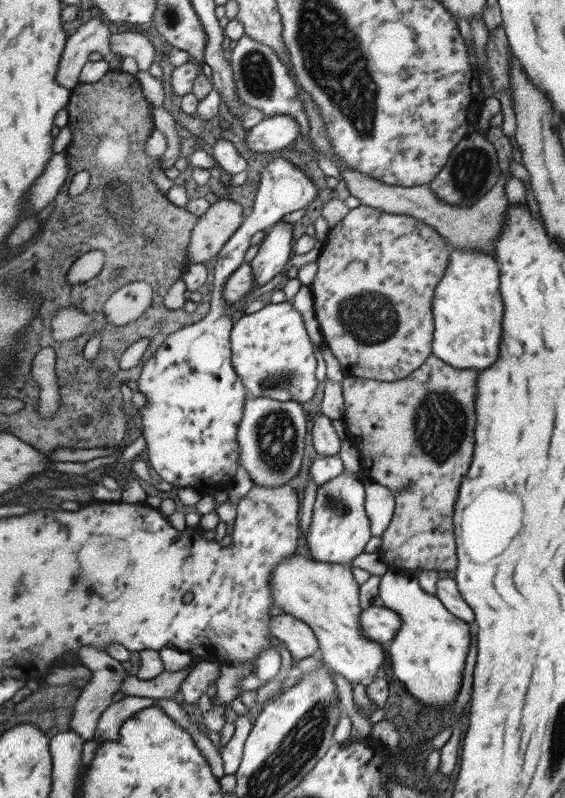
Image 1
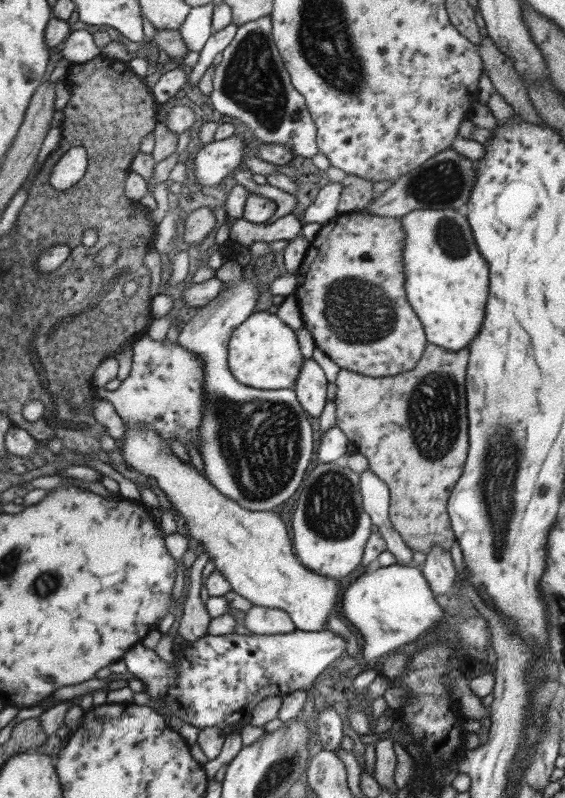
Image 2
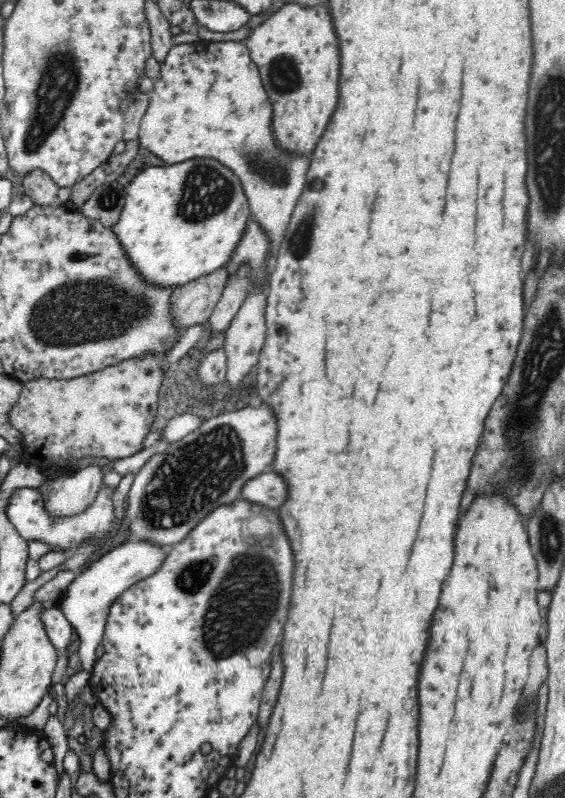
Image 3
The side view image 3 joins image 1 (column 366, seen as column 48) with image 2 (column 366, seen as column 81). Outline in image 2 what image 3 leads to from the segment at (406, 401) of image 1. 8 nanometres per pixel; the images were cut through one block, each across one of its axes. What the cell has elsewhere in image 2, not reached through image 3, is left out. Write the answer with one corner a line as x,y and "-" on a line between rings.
426,342
425,348
421,353
420,359
416,362
412,370
397,374
391,377
369,377
348,372
346,369
340,369
335,378
335,395
334,395
334,413
335,427
337,427
345,437
350,449
362,454
368,462
368,469
373,472
379,480
382,480
388,488
389,504
388,519
391,528
401,537
401,540
411,549
419,550
419,552
427,552
427,548
431,546
441,546
443,552
451,550
453,538
455,537
449,524
448,513
446,512
447,498
454,487
454,484
461,474
463,462
465,462
465,454
467,454
467,418
465,418
465,368
468,360
468,347
461,348
457,352
451,352

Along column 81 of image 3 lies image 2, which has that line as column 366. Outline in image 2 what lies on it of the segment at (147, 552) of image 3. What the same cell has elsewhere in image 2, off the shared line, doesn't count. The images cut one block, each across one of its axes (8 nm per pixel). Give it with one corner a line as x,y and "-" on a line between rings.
393,563
368,573
363,572
351,582
339,600
344,617
351,623
351,629
363,639
361,654
364,661
373,664
377,657
427,638
435,624
439,626
443,620
443,609
435,603
433,597
422,571
415,566

